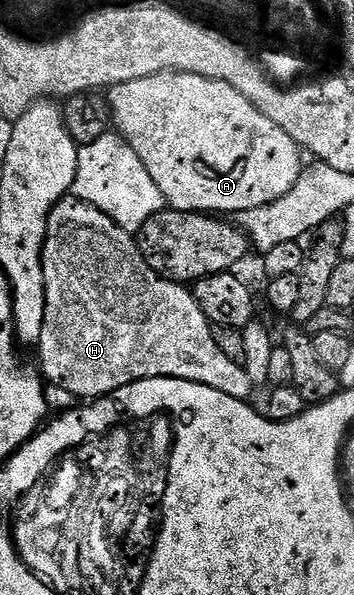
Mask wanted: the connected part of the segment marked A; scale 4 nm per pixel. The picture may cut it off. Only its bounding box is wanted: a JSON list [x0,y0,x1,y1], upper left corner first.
[107,72,303,214]

